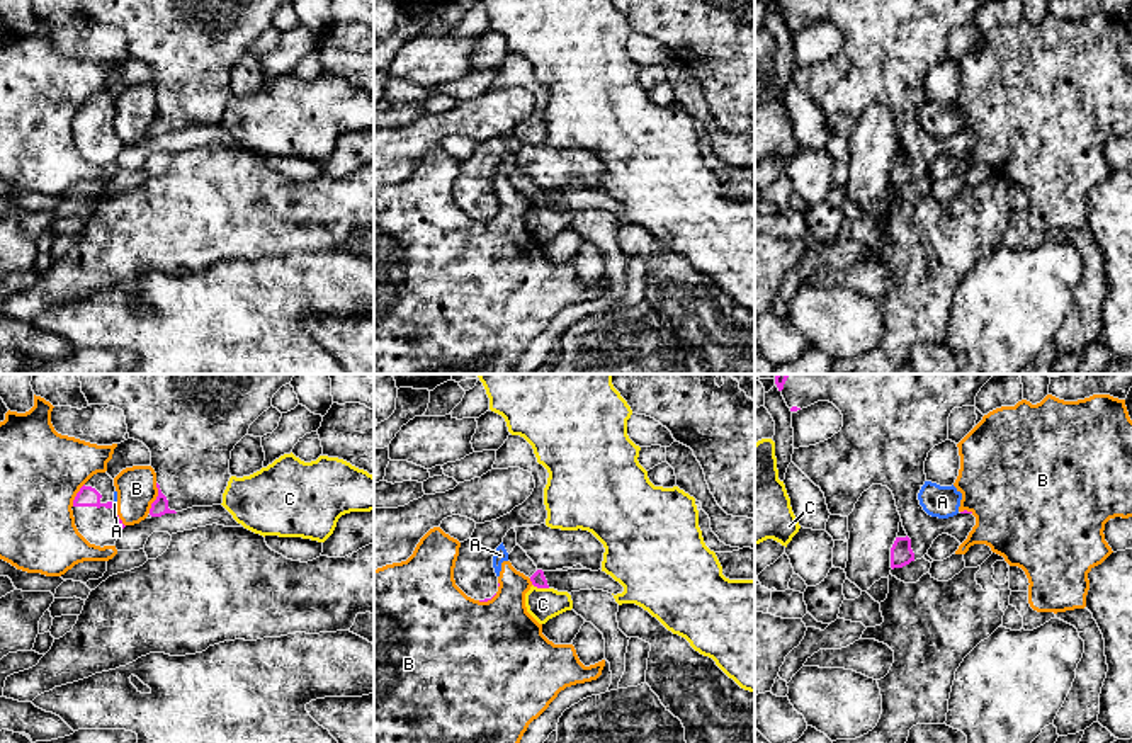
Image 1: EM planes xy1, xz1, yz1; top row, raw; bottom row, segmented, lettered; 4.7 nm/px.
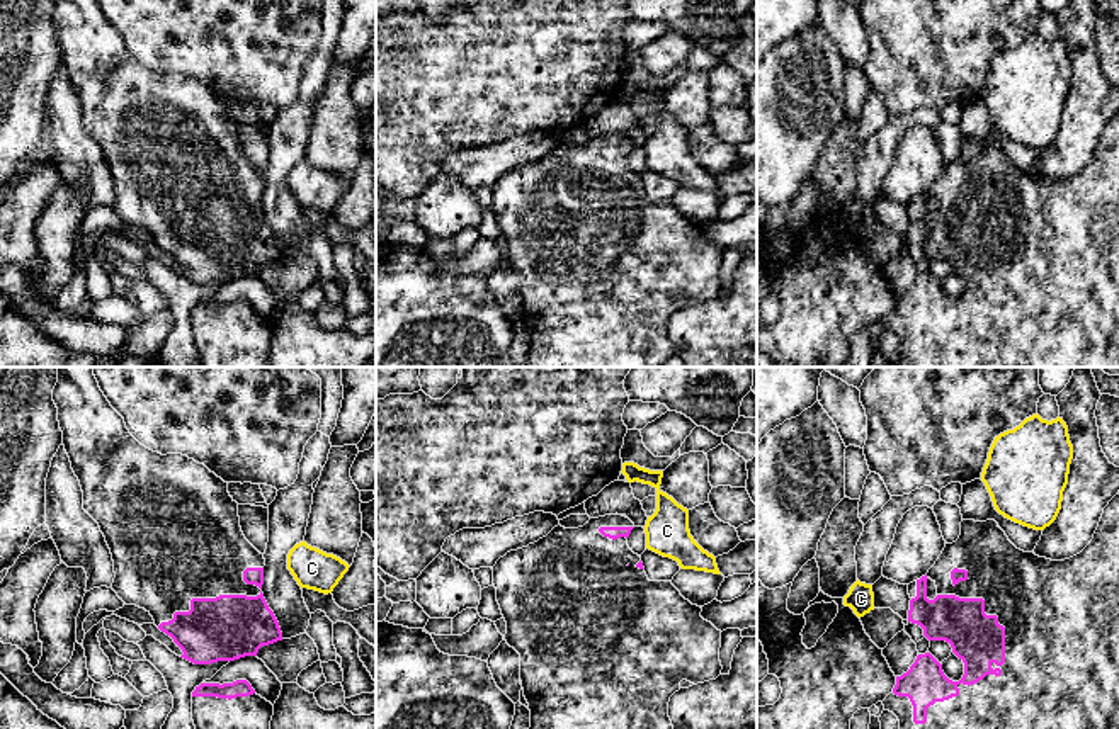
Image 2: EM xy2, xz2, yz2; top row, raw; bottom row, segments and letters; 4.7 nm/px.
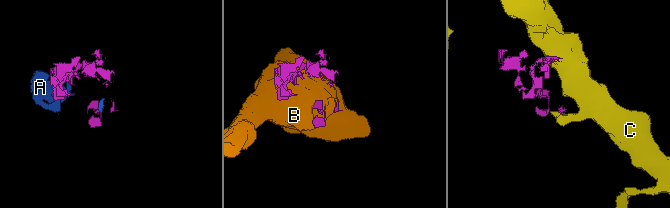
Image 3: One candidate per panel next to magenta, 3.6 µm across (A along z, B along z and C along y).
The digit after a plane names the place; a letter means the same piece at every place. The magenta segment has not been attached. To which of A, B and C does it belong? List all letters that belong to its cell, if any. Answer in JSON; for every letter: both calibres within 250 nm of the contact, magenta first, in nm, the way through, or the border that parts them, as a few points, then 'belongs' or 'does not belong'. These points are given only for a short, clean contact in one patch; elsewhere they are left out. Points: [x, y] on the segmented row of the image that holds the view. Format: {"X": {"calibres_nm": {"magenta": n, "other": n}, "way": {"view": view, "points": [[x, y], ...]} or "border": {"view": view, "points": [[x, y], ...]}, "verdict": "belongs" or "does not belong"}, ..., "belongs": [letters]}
{"A": {"calibres_nm": {"magenta": 100, "other": 30}, "border": {"view": "xy1", "points": [[111, 502], [114, 509]]}, "verdict": "does not belong"}, "B": {"calibres_nm": {"magenta": 80, "other": 190}, "verdict": "does not belong"}, "C": {"calibres_nm": {"magenta": 70, "other": 160}, "verdict": "does not belong"}, "belongs": []}

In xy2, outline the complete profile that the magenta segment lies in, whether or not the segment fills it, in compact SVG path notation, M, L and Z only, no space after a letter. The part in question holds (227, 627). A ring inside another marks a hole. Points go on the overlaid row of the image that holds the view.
M58 367L53 401L65 450L83 491L83 510L99 523L112 554L112 590L117 596L126 605L145 608L182 649L180 658L194 664L257 656L262 646L282 641L279 622L262 593L264 554L245 539L228 483L187 455L162 455L141 445L100 391L92 367Z

